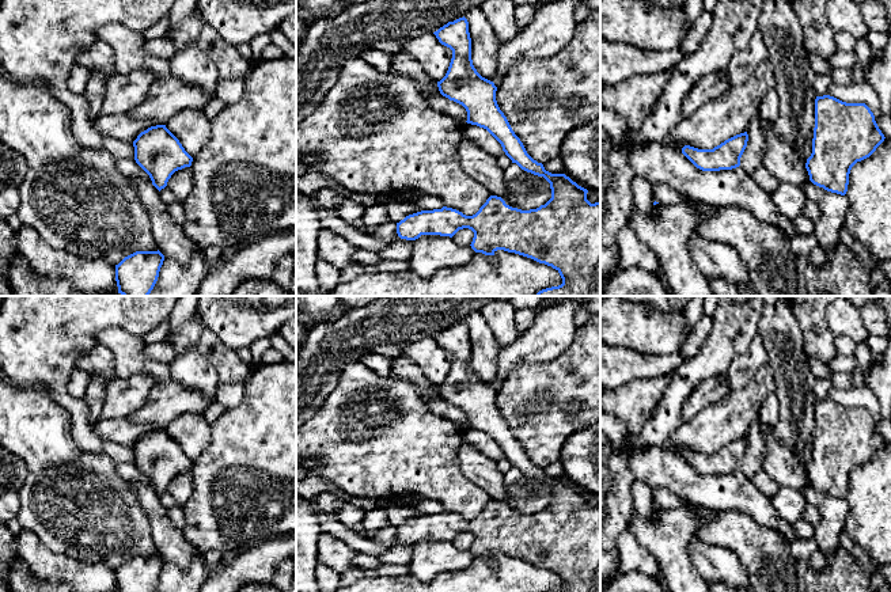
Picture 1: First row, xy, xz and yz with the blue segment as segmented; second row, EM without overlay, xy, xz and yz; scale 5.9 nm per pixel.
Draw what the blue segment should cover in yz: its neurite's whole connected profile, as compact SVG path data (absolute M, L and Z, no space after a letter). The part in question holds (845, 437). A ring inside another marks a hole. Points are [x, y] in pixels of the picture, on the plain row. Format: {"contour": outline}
{"contour": "M816 401L812 458L805 467L810 485L845 500L852 471L869 462L884 443L865 407Z"}

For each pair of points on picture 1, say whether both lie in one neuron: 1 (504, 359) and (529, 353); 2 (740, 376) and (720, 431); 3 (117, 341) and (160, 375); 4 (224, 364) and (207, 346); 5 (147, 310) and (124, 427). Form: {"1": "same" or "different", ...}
{"1": "same", "2": "different", "3": "same", "4": "same", "5": "different"}

